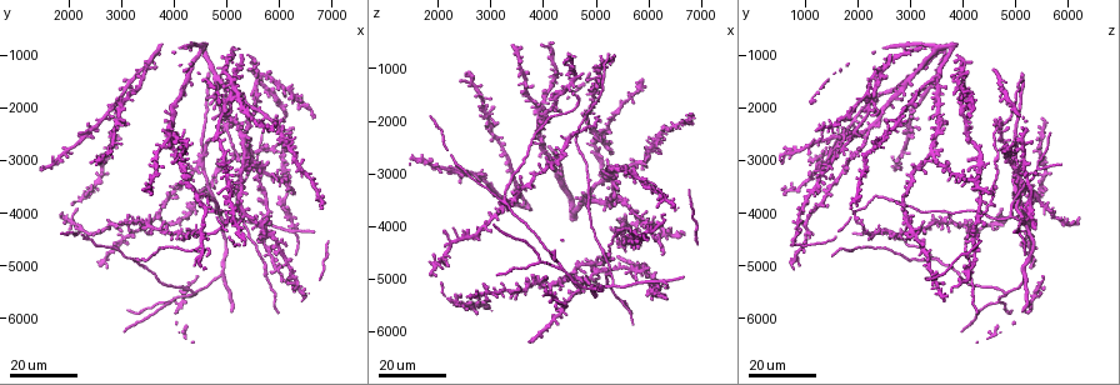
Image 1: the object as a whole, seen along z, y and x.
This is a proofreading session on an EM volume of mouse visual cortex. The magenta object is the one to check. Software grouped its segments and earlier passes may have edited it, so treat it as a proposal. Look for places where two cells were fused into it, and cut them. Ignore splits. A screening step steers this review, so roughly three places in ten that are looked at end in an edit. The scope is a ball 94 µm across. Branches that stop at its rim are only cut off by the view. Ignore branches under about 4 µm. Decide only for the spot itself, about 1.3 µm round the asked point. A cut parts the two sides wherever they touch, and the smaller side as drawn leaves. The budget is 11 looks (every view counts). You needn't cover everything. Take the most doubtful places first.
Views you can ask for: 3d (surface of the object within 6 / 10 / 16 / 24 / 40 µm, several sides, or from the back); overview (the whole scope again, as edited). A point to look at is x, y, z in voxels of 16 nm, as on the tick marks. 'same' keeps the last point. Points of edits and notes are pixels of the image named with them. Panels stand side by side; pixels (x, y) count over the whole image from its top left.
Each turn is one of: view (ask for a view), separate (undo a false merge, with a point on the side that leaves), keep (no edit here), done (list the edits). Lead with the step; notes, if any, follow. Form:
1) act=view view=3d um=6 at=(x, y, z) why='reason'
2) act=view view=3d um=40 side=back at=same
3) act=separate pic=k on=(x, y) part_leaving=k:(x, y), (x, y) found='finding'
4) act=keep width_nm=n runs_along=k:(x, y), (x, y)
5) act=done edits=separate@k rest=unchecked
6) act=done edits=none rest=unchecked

act=view view=3d um=16 at=(6300, 5300, 3500) why='four or more arms meet'

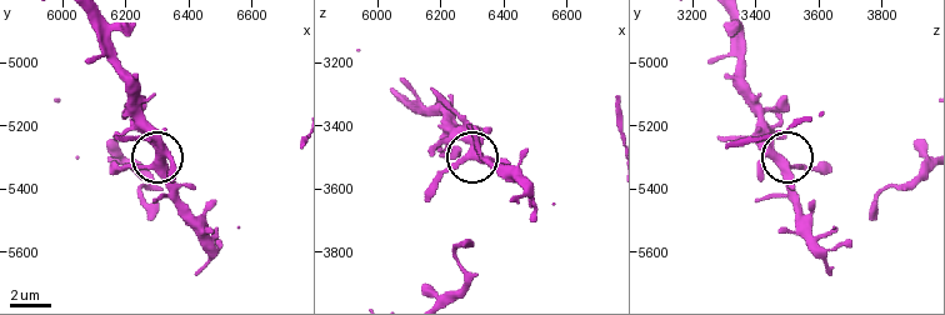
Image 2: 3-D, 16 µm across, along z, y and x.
act=view view=3d um=10 at=(6320, 5310, 3470)

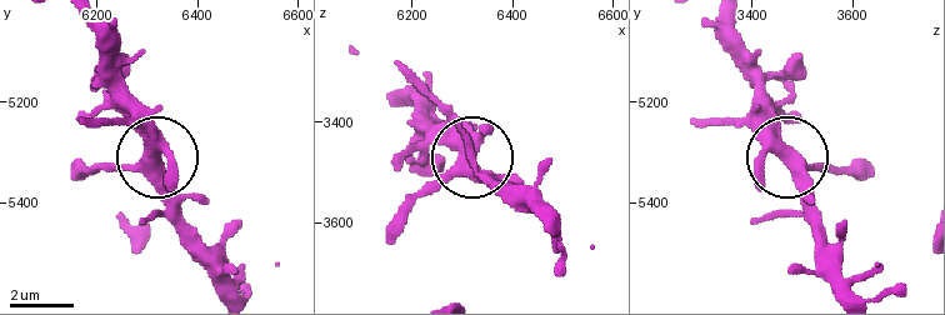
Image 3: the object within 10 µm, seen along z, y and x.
act=view view=3d um=10 side=back at=(6320, 5310, 3470)

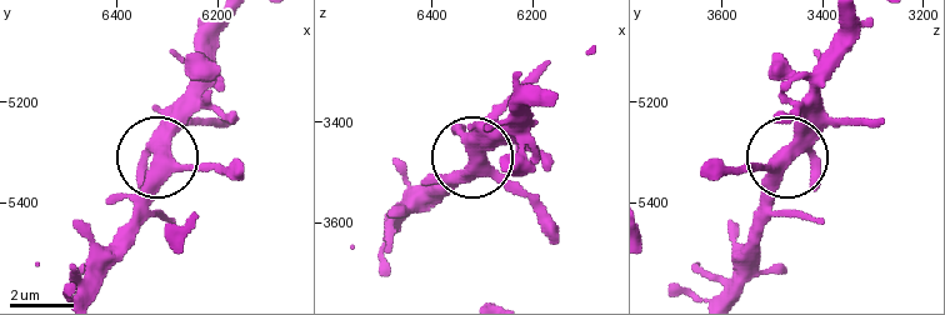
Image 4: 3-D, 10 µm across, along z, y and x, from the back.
act=keep arms=4 found='all the same cell'

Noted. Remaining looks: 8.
act=view view=3d um=16 at=(4350, 5550, 4750) why='three arms meet'

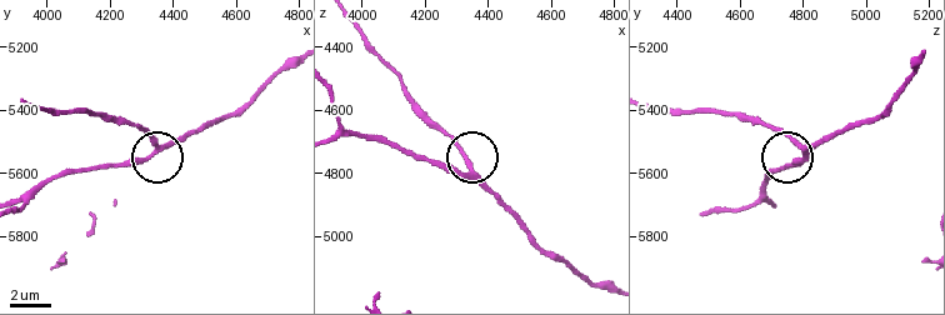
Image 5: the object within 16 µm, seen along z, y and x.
act=view view=3d um=6 at=(4340, 5530, 4800)

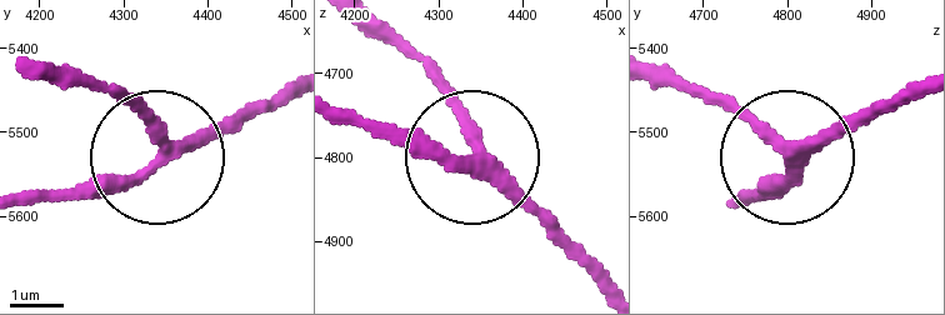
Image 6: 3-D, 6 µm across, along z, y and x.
act=view view=3d um=6 side=back at=(4345, 5530, 4810)

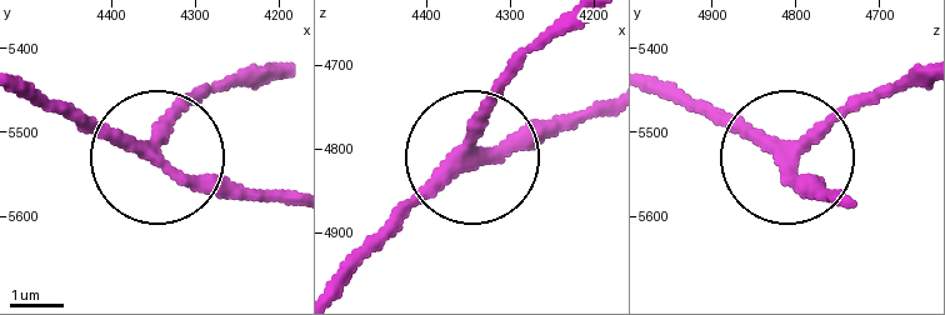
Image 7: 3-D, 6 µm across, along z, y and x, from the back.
act=keep width_nm=260 runs_along=7:(344, 286), (464, 165), (545, 143), (581, 116) found='one cell here'

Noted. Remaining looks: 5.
act=view view=3d um=24 at=(5450, 3150, 5400) why='arms part here'

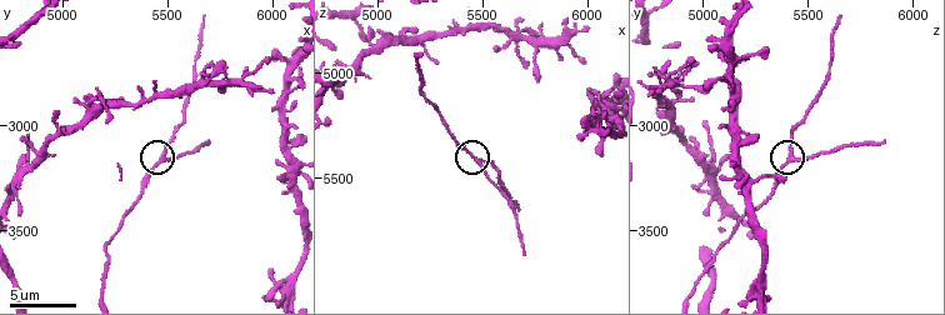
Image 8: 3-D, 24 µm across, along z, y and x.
act=view view=3d um=10 at=(5480, 3130, 5410) why='zoom in'

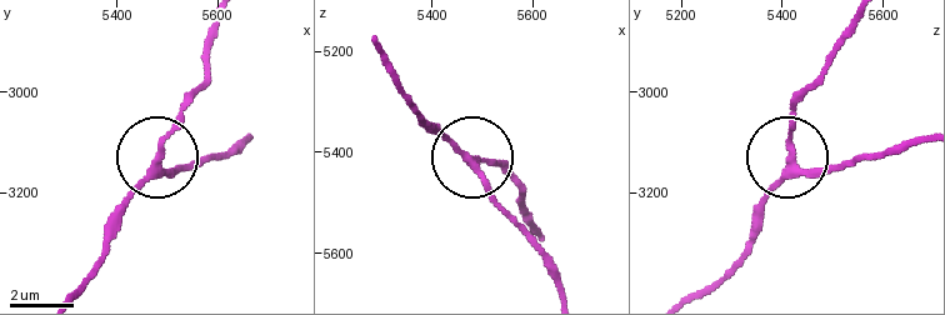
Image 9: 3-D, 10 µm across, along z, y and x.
act=keep side_arm_um=8 arms=3 found='continuous, no second cell'

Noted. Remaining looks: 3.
act=view view=3d um=24 at=(5050, 1850, 2300) why='side arm on a straight run'

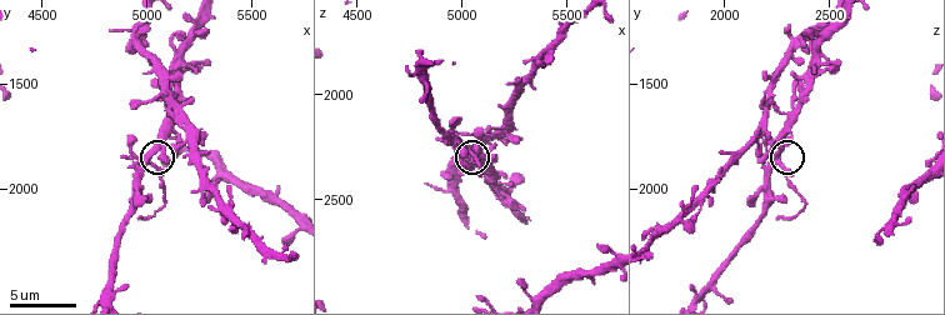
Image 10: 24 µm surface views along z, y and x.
act=view view=3d um=10 at=(5000, 1860, 2240)

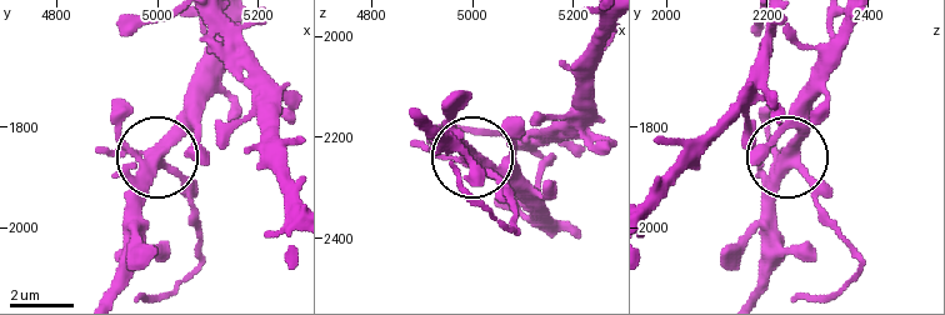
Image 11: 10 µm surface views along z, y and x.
act=view view=3d um=6 at=(5010, 1855, 2250)

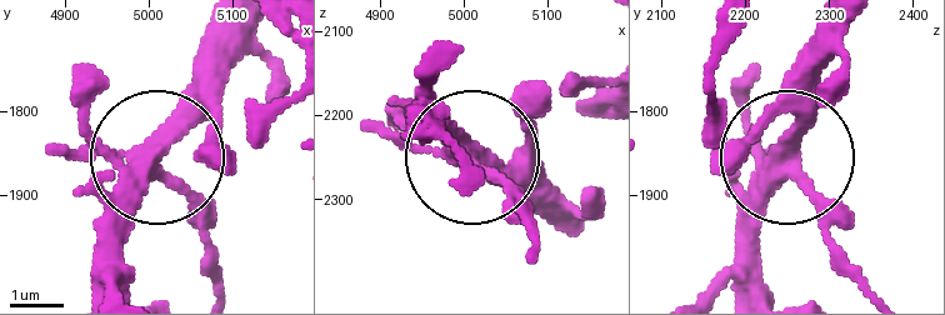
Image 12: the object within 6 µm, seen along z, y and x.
act=separate pic=12 on=(208, 240) width_nm=350 found='two cells meet here'

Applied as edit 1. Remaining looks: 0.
act=done edits=separate@12 rest=unchecked

